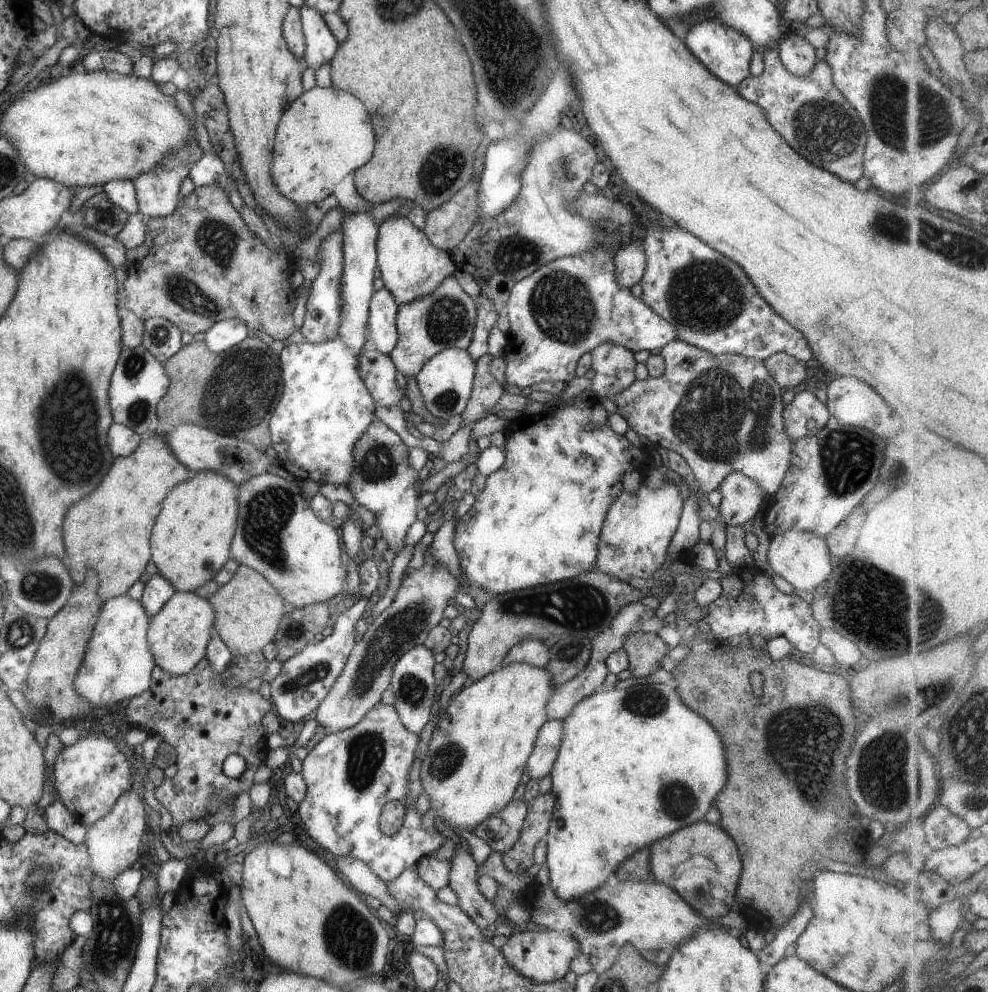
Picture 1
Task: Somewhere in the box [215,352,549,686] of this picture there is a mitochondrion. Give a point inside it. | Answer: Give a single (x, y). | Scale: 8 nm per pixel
(266, 514)

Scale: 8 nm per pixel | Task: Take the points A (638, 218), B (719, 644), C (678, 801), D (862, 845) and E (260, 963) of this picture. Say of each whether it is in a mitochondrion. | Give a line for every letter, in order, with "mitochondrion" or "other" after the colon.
A: other
B: other
C: mitochondrion
D: other
E: other

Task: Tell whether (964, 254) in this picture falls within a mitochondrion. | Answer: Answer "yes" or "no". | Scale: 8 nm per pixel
yes

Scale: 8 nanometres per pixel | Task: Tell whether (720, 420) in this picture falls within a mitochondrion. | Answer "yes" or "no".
yes

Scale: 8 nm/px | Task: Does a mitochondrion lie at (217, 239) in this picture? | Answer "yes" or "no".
yes

